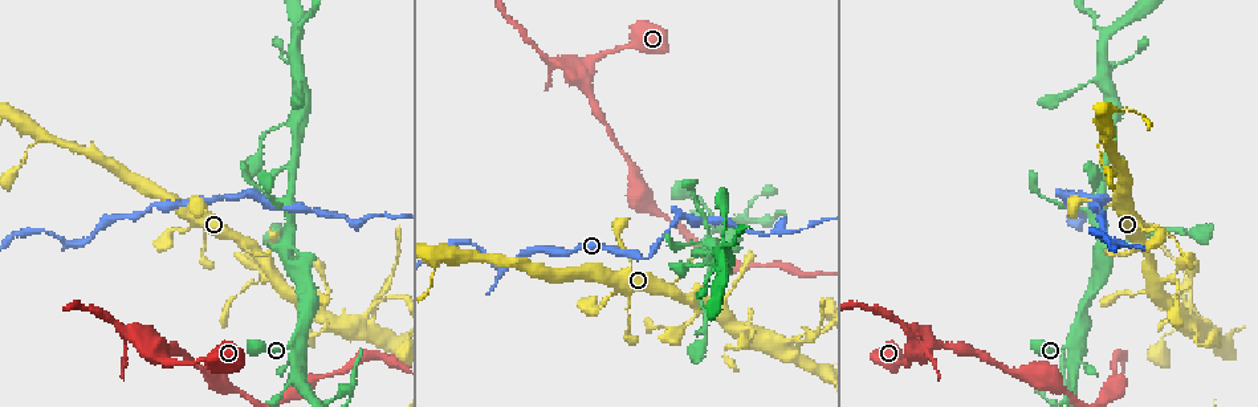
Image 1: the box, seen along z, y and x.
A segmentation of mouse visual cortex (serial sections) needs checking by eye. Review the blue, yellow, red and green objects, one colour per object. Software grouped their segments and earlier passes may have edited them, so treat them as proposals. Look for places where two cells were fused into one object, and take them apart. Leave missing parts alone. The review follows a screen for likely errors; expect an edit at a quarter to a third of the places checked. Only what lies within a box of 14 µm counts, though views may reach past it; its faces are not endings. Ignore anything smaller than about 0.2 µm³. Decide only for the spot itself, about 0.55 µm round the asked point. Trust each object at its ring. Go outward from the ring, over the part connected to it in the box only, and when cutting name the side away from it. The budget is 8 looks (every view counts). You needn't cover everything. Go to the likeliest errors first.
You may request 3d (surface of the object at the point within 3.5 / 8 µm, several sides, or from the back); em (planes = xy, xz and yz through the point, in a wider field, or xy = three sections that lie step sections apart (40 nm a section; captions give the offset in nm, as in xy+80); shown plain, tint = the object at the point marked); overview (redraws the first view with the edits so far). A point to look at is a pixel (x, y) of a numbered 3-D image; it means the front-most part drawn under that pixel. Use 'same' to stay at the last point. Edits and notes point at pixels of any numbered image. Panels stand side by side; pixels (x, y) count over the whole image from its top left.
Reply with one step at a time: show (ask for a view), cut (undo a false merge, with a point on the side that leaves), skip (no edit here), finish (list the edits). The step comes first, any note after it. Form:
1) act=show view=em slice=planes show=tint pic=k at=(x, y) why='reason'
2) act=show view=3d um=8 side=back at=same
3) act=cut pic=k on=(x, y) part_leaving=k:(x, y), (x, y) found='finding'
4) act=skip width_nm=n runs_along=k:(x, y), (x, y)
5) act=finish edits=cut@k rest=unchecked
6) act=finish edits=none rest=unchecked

act=show view=3d um=8 pic=1 at=(156, 345) why='a fork'

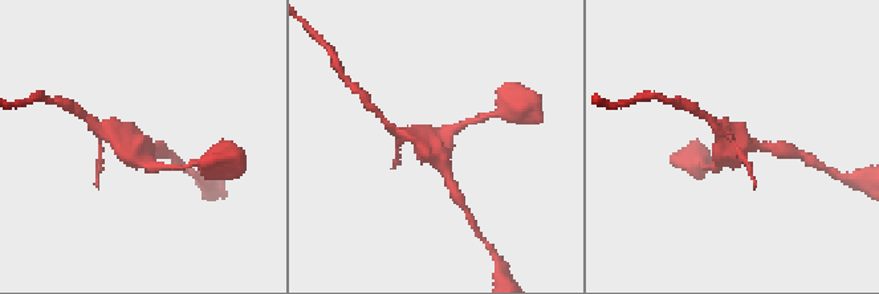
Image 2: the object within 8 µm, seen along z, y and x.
act=show view=em slice=xy step=3 show=tint pic=2 at=(139, 145) why='now the EM'

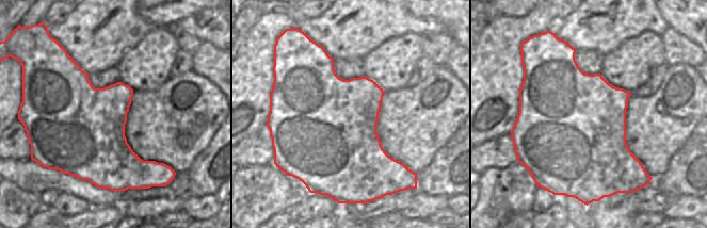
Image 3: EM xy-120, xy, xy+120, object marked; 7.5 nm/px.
act=skip width_nm=800 runs_along=2:(715, 168), (741, 145), (765, 147) found='one cell here'

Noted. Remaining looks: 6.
act=show view=3d um=3.5 pic=1 at=(651, 258) why='abrupt turn'

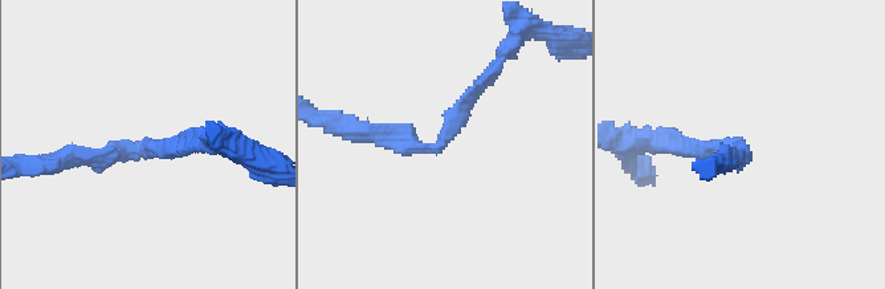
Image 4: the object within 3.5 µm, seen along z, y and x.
act=show view=em slice=planes show=plain pic=4 at=(439, 145) arm_widths_nm=200,200

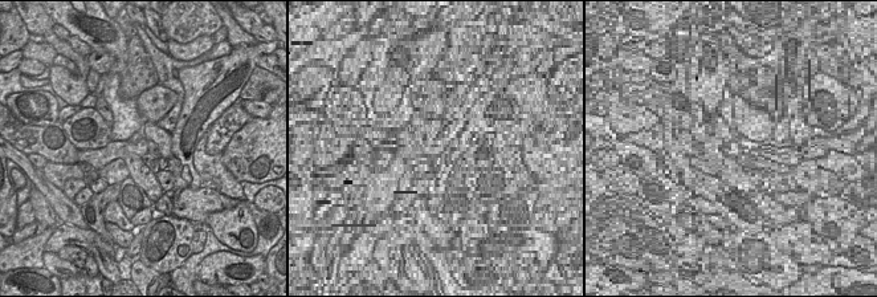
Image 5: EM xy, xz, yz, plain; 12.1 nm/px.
act=show view=em slice=planes show=tint at=same

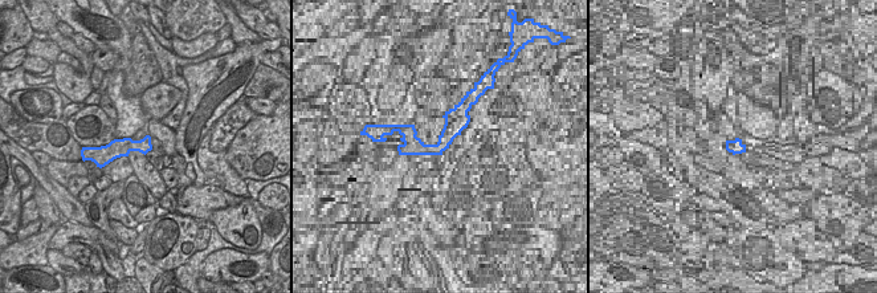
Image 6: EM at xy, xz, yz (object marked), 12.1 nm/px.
act=skip runs_along=4:(358, 131), (436, 149), (489, 74) found='all the same cell'

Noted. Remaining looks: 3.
act=show view=3d um=8 pic=1 at=(358, 320) why='three arms meet'

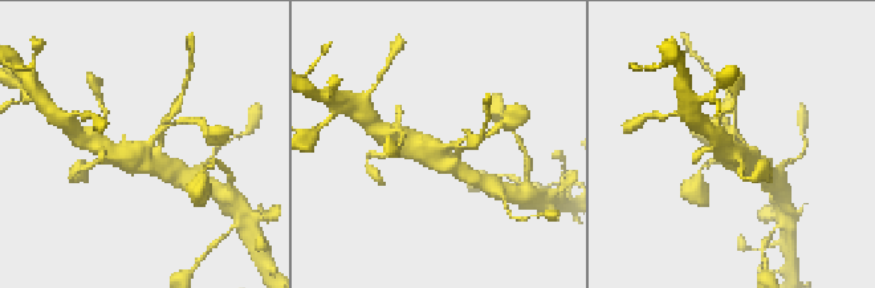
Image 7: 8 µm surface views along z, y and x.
act=show view=em slice=xy step=1 show=tint pic=7 at=(441, 148)

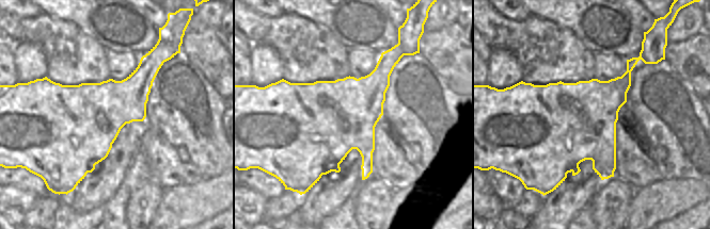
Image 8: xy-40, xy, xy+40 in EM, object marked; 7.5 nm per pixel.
act=skip runs_along=7:(393, 136), (428, 149), (458, 169) found='one cell here'

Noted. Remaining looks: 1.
act=finish edits=none rest=unchecked

